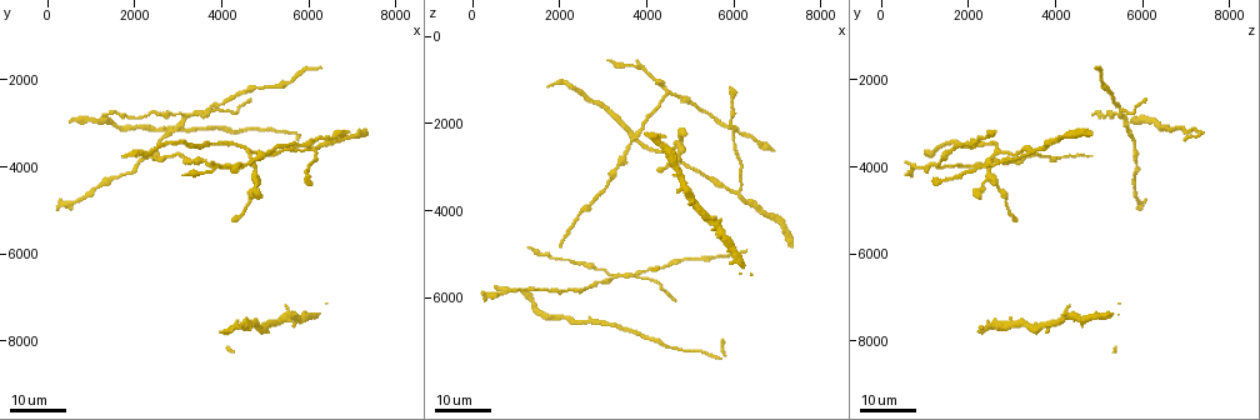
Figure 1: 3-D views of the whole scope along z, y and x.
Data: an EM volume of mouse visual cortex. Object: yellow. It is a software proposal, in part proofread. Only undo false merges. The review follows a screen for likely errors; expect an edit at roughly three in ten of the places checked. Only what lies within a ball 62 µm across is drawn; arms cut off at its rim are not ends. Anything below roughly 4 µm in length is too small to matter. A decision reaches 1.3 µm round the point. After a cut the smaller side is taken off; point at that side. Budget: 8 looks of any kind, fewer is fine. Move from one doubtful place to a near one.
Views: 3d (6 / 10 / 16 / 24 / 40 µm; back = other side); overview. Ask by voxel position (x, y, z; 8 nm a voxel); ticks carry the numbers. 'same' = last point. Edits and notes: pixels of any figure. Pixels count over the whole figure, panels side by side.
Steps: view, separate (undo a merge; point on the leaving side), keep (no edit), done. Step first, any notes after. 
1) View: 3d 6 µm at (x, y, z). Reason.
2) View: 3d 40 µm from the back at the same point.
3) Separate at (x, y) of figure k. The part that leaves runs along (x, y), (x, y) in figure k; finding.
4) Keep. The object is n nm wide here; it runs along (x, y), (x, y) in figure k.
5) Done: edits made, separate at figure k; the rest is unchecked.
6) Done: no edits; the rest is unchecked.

View: 3d 16 µm at (3750, 2750, 5500). Three arms meet.

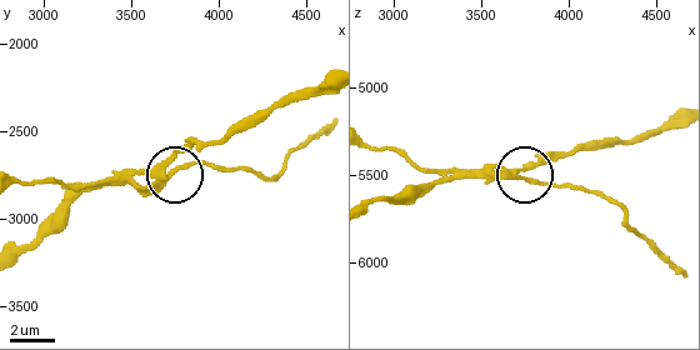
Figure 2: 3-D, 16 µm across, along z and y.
View: 3d 6 µm at (3760, 2680, 5540).

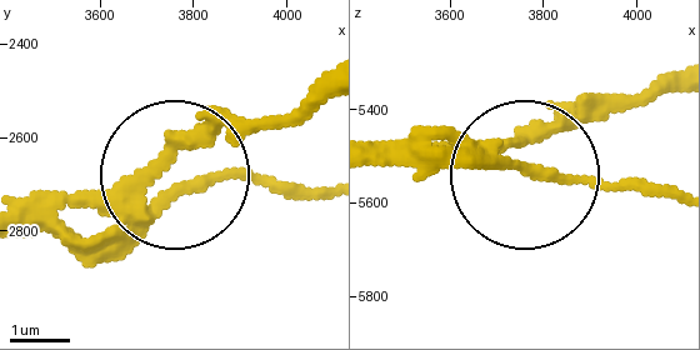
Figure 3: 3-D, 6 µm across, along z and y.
Separate at (256, 184) of figure 3. The object is 210 nm wide here; the part that leaves runs along (183, 180), (328, 195) in figure 3; two neurons meet here.

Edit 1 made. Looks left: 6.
View: 3d 16 µm at (3250, 2800, 5550). Branch point.

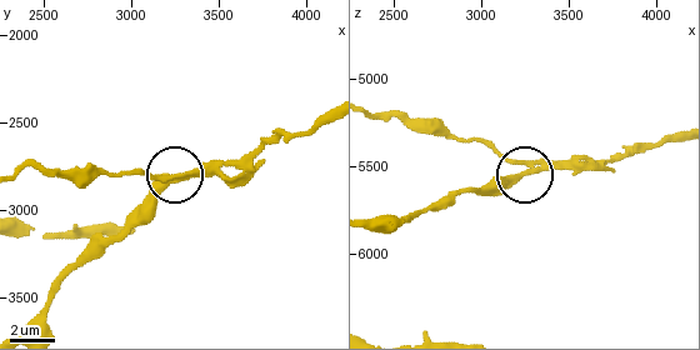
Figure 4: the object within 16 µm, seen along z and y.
View: 3d 10 µm at (3240, 2820, 5540).

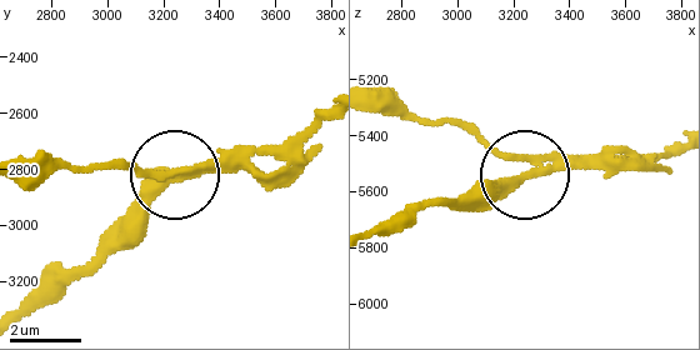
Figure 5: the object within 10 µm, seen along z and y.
Separate at (123, 159) of figure 5. The part that leaves runs along (518, 158), (493, 154), (449, 121), (376, 113) in figure 5; two neurons meet here.

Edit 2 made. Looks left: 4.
View: 3d 24 µm at (4500, 3950, 1200). Branch point.

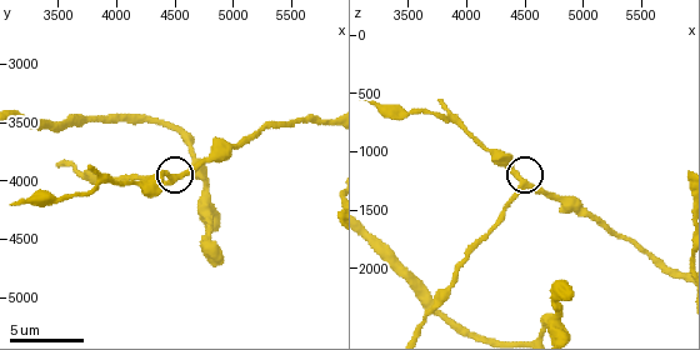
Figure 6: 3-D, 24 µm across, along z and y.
View: 3d 10 µm at (4480, 3980, 1260).

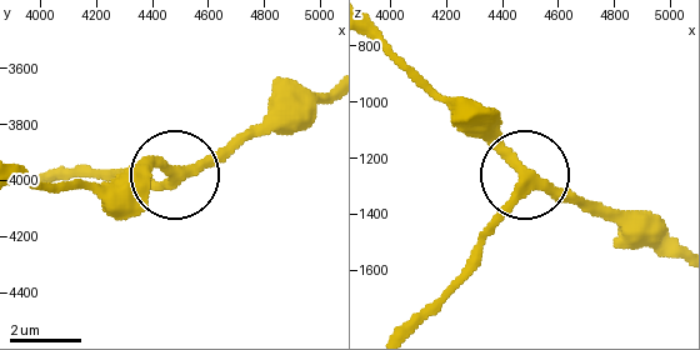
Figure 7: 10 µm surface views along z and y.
Keep. It runs along (46, 173), (166, 175), (136, 164), (95, 181) in figure 7; continuous, no second neuron.

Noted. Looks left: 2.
View: 3d 24 µm at (6150, 3650, 3550). Arms part here.

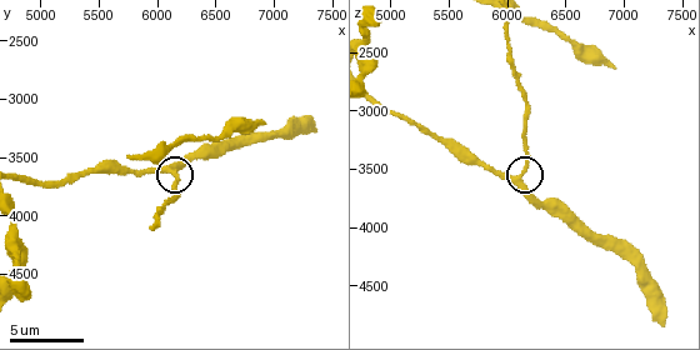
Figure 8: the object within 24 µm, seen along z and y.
View: 3d 6 µm at (6120, 3600, 3540). Zoom in.

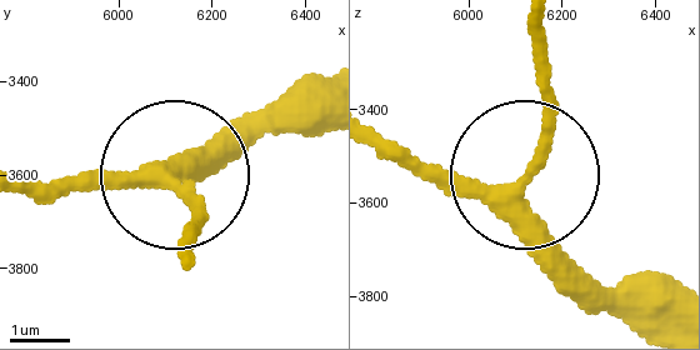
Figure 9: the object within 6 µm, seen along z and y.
Keep. The object is 290 nm wide here; one neuron here.

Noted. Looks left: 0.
Done: edits made, separate at figure 3, separate at figure 5; the rest is unchecked.

